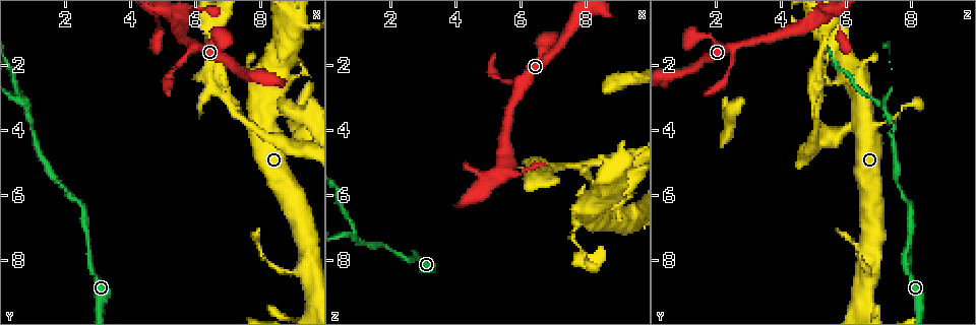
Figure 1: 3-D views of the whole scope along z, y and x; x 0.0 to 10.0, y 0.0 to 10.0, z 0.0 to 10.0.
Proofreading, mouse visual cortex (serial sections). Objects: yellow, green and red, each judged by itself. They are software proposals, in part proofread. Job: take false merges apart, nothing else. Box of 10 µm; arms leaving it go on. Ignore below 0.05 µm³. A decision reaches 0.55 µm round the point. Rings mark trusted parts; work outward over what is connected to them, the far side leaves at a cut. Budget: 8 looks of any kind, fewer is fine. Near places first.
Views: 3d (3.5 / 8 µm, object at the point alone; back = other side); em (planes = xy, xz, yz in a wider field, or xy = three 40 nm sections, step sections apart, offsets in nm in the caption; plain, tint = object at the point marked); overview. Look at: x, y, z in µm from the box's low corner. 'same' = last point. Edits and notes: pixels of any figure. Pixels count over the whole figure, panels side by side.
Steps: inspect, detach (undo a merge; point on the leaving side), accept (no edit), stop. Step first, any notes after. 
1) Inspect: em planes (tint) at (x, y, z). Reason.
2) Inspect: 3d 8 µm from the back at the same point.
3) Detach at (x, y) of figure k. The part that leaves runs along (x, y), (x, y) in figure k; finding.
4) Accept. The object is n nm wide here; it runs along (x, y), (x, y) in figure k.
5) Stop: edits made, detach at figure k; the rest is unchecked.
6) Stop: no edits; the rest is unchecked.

Inspect: 3d 3.5 µm at (5.40, 2.05, 2.50). A narrow waist.

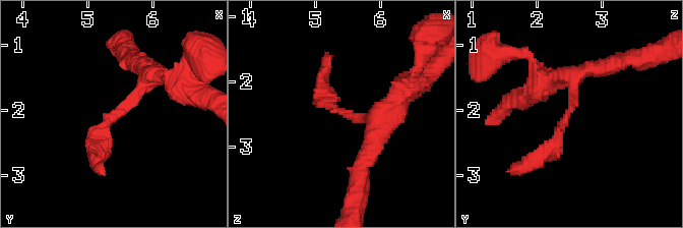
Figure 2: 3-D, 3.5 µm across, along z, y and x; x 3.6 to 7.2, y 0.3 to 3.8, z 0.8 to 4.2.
Inspect: em planes (tint) at (5.40, 2.10, 2.45). Need the tissue.

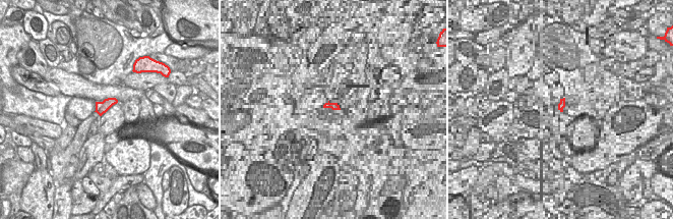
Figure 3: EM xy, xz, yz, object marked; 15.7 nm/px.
Accept. It runs along (158, 75), (104, 125), (95, 163) in figure 2; one cell here.

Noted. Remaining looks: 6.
Inspect: 3d 8 µm at (4.90, 0.65, 5.85). Sharp bend.

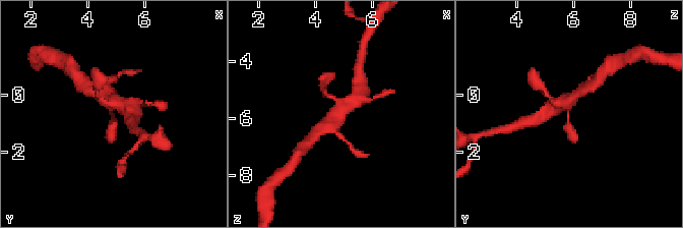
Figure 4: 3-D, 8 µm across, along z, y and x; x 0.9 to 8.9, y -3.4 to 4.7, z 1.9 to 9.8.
Inspect: 3d 3.5 µm at the same point.

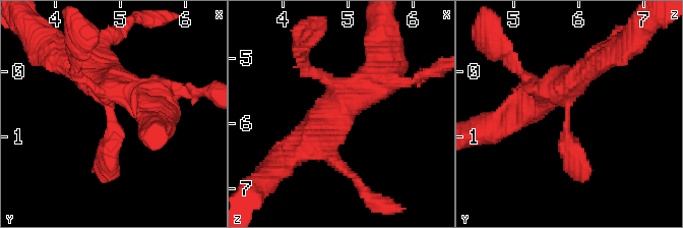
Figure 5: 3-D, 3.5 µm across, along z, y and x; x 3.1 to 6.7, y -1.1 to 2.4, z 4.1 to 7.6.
Inspect: em xy step 3 (tint) at (4.85, 0.65, 5.80).

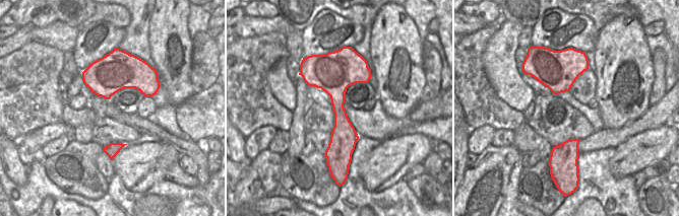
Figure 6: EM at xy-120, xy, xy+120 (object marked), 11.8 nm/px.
Accept. It runs along (333, 66), (346, 153) in figure 6; all the same cell.

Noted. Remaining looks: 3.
Inspect: 3d 3.5 µm at (0.80, 3.40, 7.30). Three arms meet.

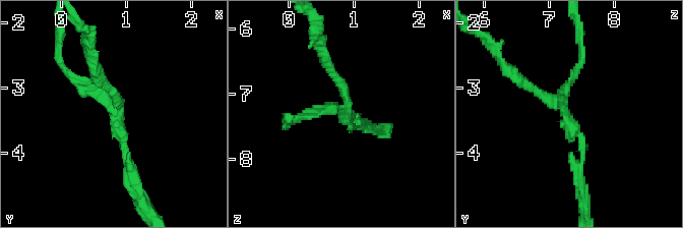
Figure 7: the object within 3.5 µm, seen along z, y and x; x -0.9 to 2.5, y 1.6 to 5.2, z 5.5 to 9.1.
Inspect: em planes (tint) at (0.85, 3.40, 7.25). 3 arms meet here; the arms are 100, 150, 150 nm wide; shape alone is not enough.

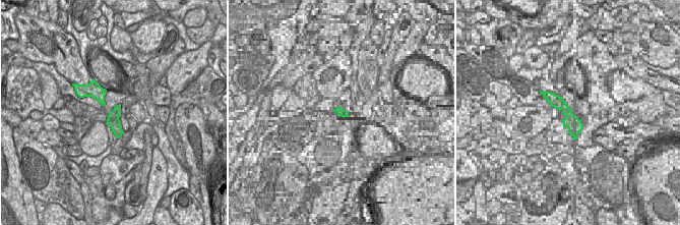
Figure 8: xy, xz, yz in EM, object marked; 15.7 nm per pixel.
Inspect: em xy step 2 (tint) at the same point. Another direction.

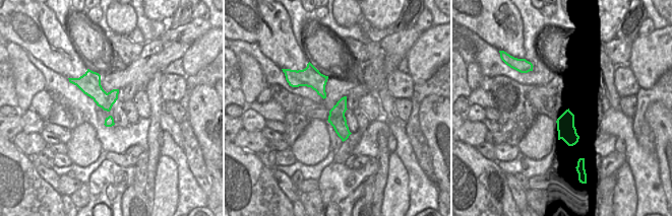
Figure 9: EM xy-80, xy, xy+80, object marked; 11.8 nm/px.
Detach at (529, 87) of figure 7. A second cell is stuck on.

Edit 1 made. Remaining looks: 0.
Stop: edits made, detach at figure 7; the rest is unchecked.

